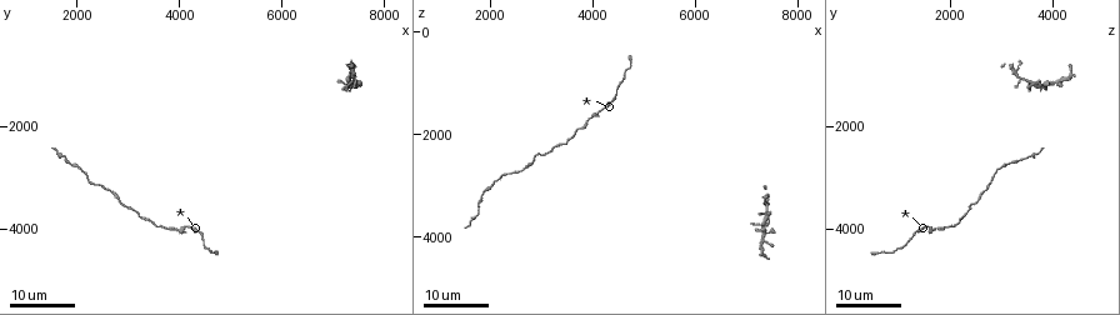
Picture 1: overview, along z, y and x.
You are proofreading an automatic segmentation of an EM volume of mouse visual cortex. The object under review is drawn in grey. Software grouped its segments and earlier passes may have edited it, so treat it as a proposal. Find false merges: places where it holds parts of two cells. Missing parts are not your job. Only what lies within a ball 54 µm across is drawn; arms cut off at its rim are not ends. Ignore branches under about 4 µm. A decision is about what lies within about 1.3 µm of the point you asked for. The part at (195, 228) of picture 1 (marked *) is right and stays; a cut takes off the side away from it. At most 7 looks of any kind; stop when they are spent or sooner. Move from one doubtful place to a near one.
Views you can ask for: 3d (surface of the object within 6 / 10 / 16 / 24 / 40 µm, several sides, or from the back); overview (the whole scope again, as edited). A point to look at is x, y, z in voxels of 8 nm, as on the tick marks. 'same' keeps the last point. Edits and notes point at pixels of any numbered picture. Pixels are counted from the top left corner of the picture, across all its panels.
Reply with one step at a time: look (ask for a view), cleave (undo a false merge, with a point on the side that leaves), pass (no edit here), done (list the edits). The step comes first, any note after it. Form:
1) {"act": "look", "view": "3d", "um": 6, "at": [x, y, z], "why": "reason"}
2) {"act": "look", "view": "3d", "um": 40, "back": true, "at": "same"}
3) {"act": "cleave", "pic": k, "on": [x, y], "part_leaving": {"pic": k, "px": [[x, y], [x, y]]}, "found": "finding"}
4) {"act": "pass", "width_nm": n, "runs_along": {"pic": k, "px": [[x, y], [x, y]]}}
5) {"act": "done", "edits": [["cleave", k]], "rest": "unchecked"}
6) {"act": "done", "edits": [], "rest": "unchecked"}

{"act": "look", "view": "3d", "um": 24, "at": [2100, 2850, 2900], "why": "calibre changes"}

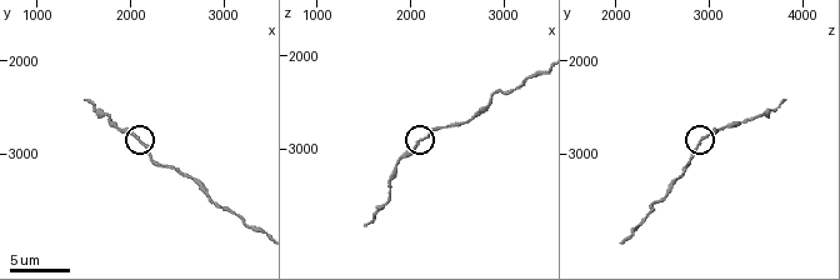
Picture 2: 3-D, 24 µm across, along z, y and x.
{"act": "look", "view": "3d", "um": 6, "at": [2050, 2850, 2900]}

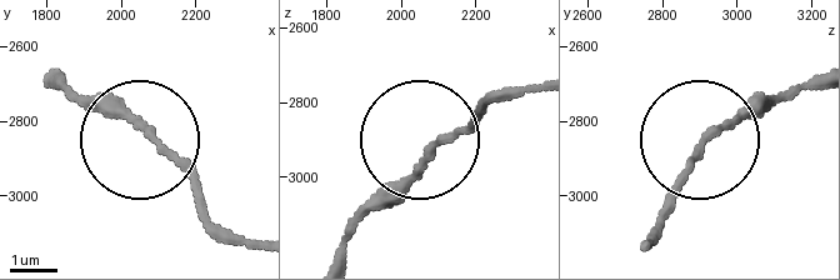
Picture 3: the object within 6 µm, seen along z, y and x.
{"act": "pass", "found": "all the same cell"}

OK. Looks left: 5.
{"act": "look", "view": "3d", "um": 6, "at": [2650, 3250, 2650], "why": "sudden change in width"}

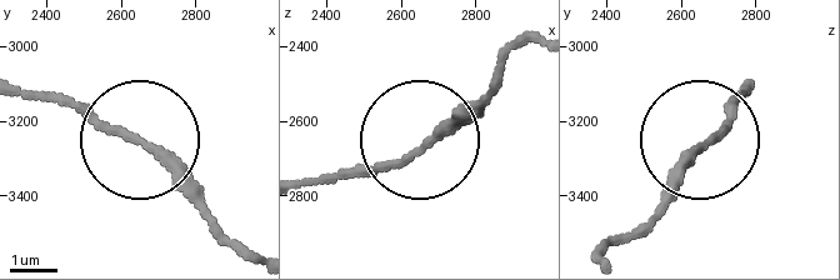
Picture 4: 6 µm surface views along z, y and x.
{"act": "look", "view": "3d", "um": 6, "back": true, "at": [2650, 3260, 2680]}

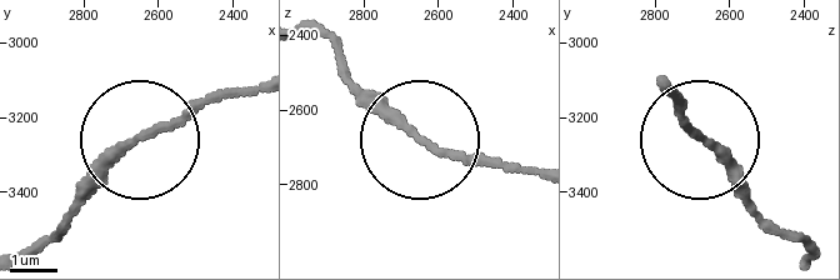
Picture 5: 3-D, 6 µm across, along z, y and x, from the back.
{"act": "pass", "runs_along": {"pic": 5, "px": [[311, 30], [406, 125], [510, 169]]}, "found": "one cell here"}

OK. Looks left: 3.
{"act": "look", "view": "3d", "um": 16, "at": [3800, 4000, 1900]}

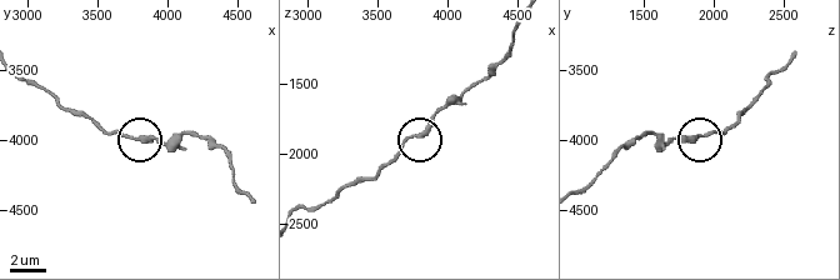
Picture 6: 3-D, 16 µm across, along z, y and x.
{"act": "look", "view": "3d", "um": 10, "at": [3800, 4000, 1880]}

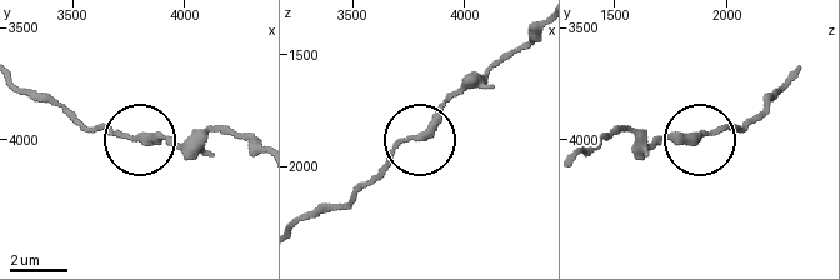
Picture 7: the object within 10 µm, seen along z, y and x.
{"act": "pass", "runs_along": {"pic": 7, "px": [[605, 135], [621, 128], [655, 143], [696, 143], [753, 120]]}, "found": "all the same cell"}

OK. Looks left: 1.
{"act": "done", "edits": [], "rest": "unchecked"}

